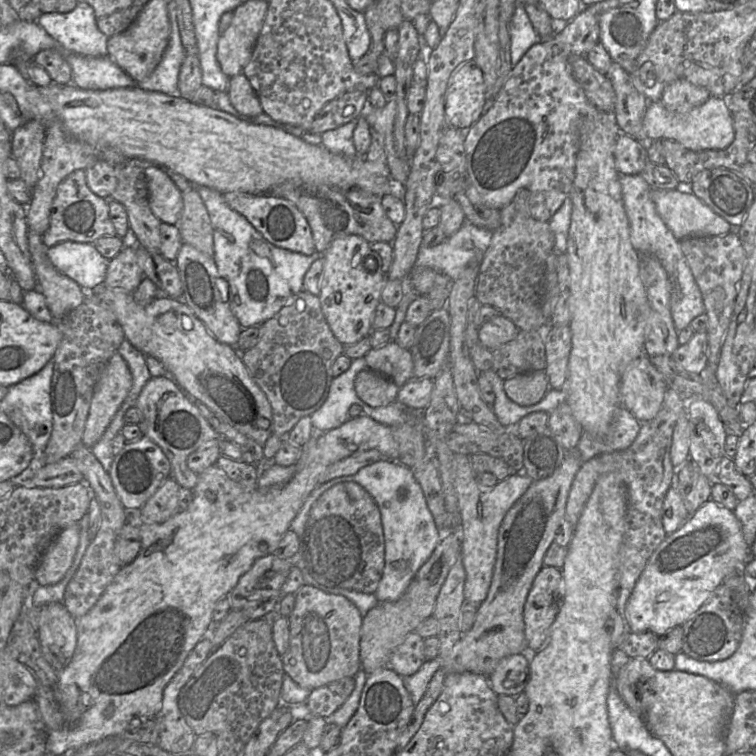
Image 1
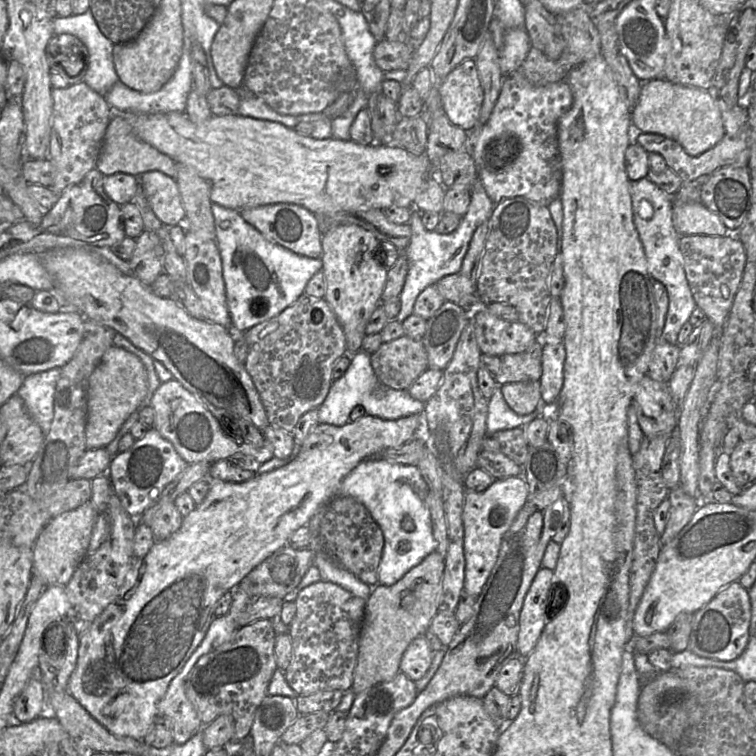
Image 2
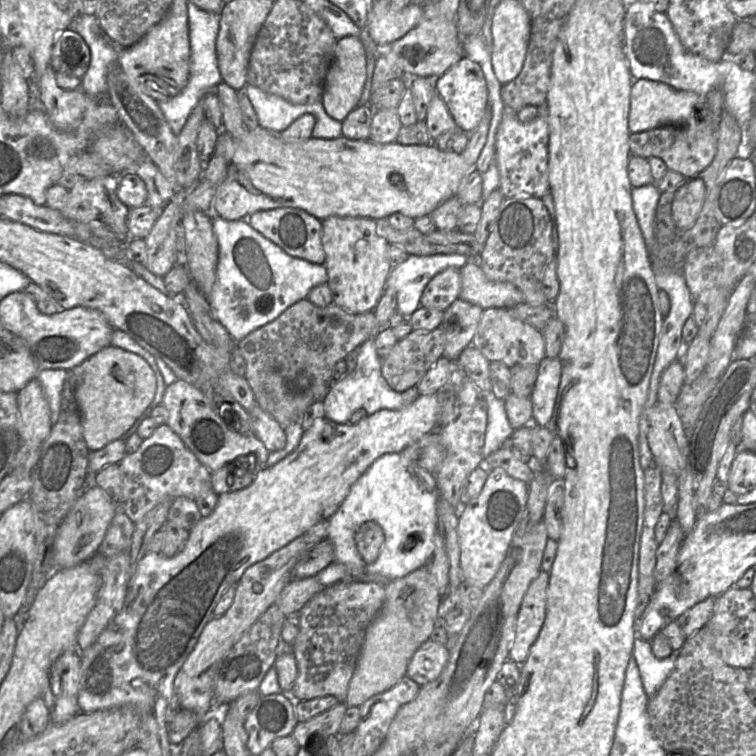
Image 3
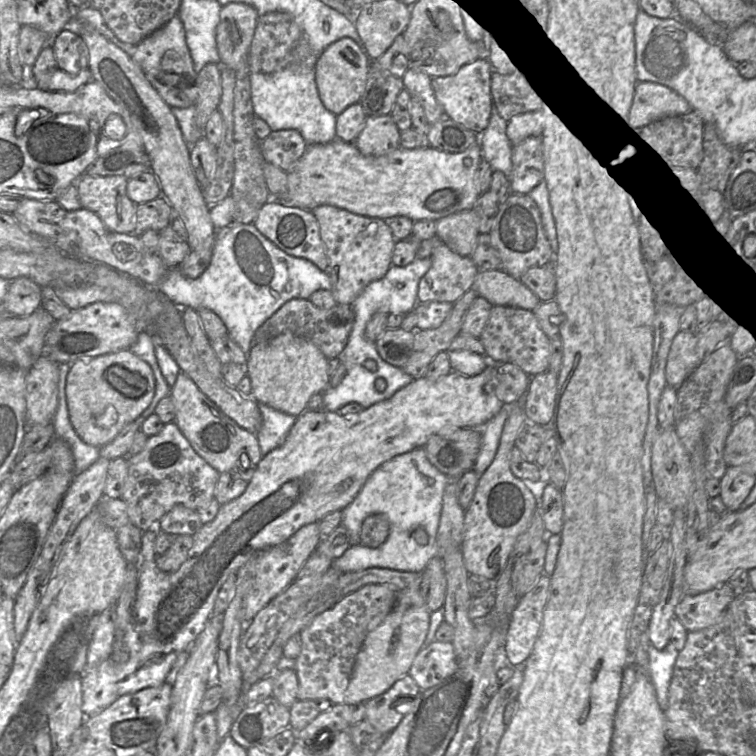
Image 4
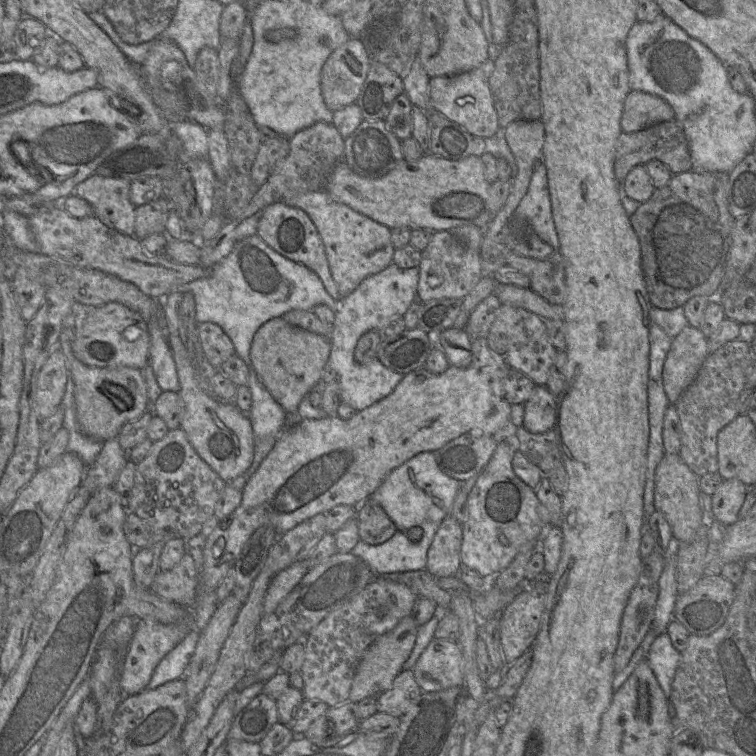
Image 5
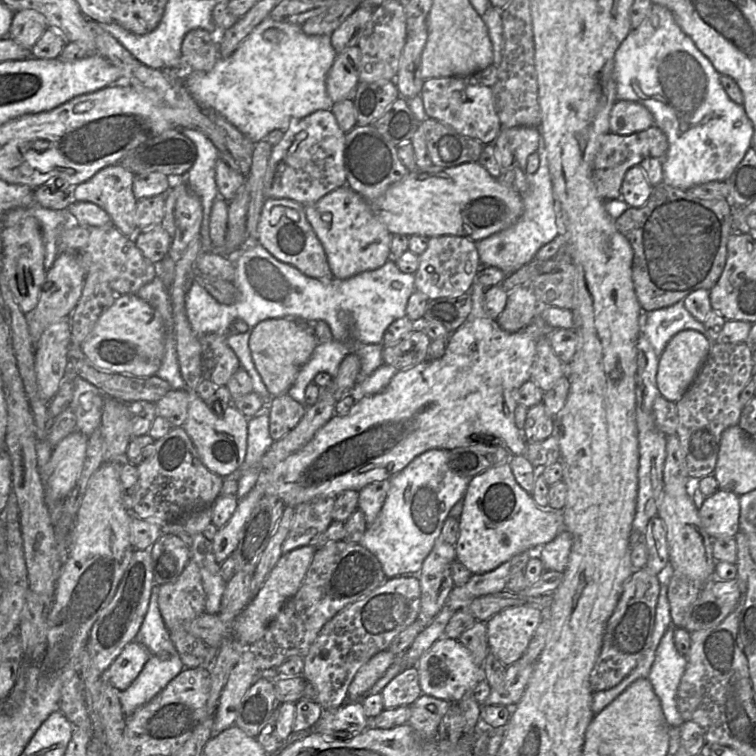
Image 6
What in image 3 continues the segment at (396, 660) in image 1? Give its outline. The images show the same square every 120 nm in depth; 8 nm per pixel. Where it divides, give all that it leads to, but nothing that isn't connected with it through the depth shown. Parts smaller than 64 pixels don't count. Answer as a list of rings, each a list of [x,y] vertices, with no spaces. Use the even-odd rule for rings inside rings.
[[[428,639],[415,651],[409,661],[406,676],[422,687],[438,678],[449,657],[449,650],[445,645]]]

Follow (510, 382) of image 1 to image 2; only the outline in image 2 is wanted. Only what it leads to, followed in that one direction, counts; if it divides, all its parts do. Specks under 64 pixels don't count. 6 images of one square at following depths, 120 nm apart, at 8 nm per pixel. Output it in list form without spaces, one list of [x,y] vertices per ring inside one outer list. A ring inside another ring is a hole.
[[[539,381],[506,383],[501,390],[508,406],[518,415],[533,413],[541,399]]]

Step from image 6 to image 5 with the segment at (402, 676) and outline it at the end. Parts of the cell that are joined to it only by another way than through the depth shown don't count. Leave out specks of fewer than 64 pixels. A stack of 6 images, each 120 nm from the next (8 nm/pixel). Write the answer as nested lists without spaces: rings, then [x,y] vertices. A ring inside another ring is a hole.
[[[403,669],[395,677],[391,688],[377,696],[377,711],[401,718],[421,693],[413,670]]]

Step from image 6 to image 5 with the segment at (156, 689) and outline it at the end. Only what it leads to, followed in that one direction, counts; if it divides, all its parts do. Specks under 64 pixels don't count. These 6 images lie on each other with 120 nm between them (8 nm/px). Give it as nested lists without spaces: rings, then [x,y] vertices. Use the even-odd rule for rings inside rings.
[[[190,631],[185,638],[159,662],[146,687],[155,689],[167,682],[182,678],[195,652],[199,631]]]

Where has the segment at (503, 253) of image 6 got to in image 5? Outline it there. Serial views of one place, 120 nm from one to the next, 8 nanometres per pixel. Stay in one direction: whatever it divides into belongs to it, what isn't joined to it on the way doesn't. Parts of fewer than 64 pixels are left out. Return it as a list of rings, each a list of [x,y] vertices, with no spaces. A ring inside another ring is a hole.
[[[542,159],[533,172],[529,188],[514,216],[526,220],[546,243],[559,251],[560,242],[556,231],[548,188],[547,168]]]

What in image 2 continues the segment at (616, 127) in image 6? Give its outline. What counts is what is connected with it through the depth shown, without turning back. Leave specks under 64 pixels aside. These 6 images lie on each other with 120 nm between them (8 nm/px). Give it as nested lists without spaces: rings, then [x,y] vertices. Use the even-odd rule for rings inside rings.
[[[653,79],[641,86],[636,105],[631,110],[635,133],[659,134],[678,142],[691,156],[698,156],[718,144],[724,136],[721,112],[712,90]]]

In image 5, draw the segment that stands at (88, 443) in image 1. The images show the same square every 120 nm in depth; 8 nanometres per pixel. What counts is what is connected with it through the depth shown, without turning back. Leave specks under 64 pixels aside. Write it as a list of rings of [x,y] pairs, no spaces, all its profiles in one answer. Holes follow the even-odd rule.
[[[75,359],[69,364],[69,374],[75,385],[76,418],[79,430],[87,437],[105,442],[117,438],[121,428],[141,417],[148,410],[148,388],[141,369],[133,367],[92,367]]]

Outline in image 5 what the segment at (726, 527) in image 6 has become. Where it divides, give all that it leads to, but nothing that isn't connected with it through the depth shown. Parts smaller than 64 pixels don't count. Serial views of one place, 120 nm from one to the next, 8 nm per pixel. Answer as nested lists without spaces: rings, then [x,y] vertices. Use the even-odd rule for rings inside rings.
[[[736,478],[724,479],[722,485],[711,495],[711,516],[726,526],[734,524],[739,519],[746,489],[747,486]]]

